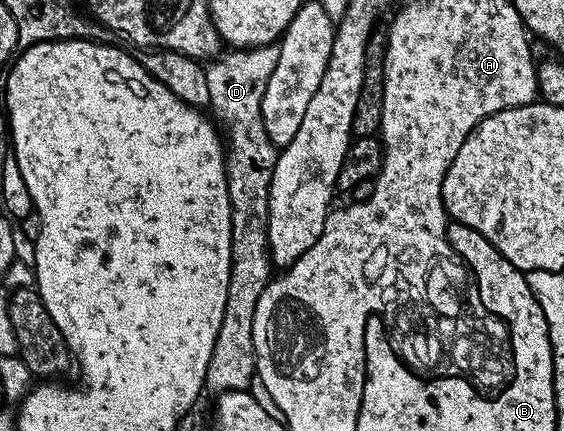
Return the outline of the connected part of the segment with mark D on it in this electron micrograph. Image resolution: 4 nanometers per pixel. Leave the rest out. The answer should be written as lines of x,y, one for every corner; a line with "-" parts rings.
268,43
265,47
232,49
227,52
228,56
225,54
206,67
206,85
210,85
208,107
215,122
221,128
228,127
224,168
228,174
232,210
232,264
226,313
222,317
218,337
214,341
214,353
210,353
210,365
204,378
207,390
213,393
247,391
257,378
254,309
270,278
268,198
278,154
278,148
268,140
262,125
262,97
268,94
270,73
274,73
274,65
278,65
279,52
276,43

